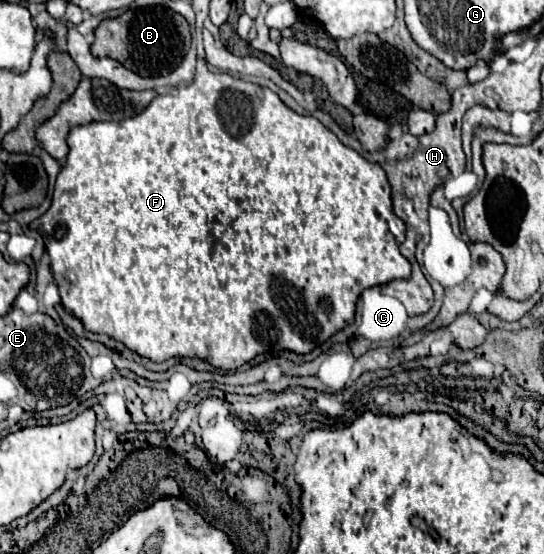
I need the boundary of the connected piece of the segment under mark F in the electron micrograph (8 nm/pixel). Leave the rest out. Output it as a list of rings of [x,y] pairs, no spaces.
[[[205,73],[205,75],[199,75],[199,79],[195,77],[195,81],[189,83],[189,85],[181,85],[177,95],[159,95],[159,97],[155,97],[151,101],[151,105],[143,113],[139,113],[137,117],[133,117],[133,119],[125,119],[125,121],[99,121],[99,123],[89,123],[89,125],[81,125],[81,127],[71,129],[67,143],[69,143],[71,151],[67,155],[65,167],[61,169],[61,173],[57,177],[55,193],[53,193],[53,203],[51,203],[49,211],[41,219],[37,219],[35,223],[31,223],[31,229],[39,231],[41,237],[43,237],[43,241],[45,241],[45,249],[47,249],[47,253],[51,257],[51,269],[55,273],[55,281],[59,285],[61,303],[63,303],[65,311],[69,311],[71,315],[75,315],[83,323],[83,327],[87,331],[105,333],[111,339],[121,341],[131,351],[135,351],[141,357],[147,357],[147,359],[151,359],[155,363],[163,363],[163,361],[167,361],[171,357],[199,357],[203,361],[209,361],[217,369],[233,371],[233,369],[239,369],[243,363],[249,363],[257,355],[269,353],[269,351],[287,349],[287,351],[293,351],[297,355],[311,353],[315,347],[319,347],[327,339],[331,339],[337,331],[341,331],[343,327],[347,327],[349,323],[353,323],[353,319],[355,319],[355,305],[357,305],[357,299],[359,299],[359,295],[361,295],[363,289],[377,287],[377,285],[387,285],[389,281],[395,281],[395,279],[409,279],[409,275],[411,275],[411,263],[399,251],[401,243],[405,241],[405,223],[393,213],[391,187],[389,187],[389,181],[387,181],[385,171],[381,169],[381,165],[369,163],[357,151],[353,151],[351,147],[343,145],[315,117],[297,115],[273,91],[263,89],[263,87],[259,87],[255,83],[247,83],[243,79],[237,79],[237,77],[231,77],[231,75],[223,75],[223,73],[217,73],[217,75],[215,73]]]

